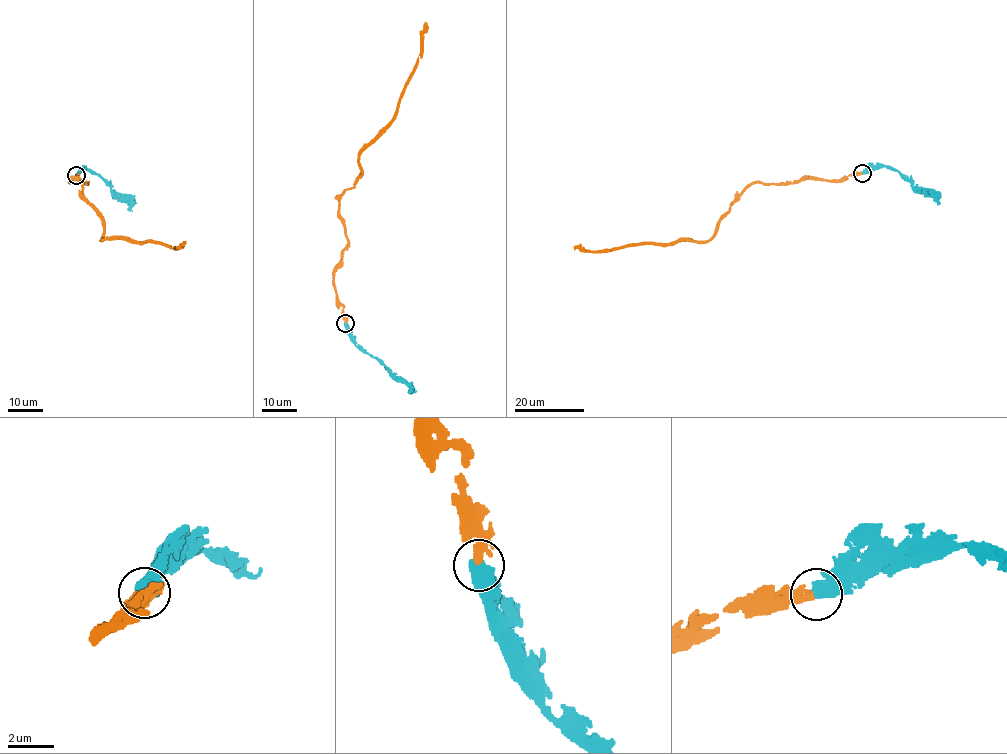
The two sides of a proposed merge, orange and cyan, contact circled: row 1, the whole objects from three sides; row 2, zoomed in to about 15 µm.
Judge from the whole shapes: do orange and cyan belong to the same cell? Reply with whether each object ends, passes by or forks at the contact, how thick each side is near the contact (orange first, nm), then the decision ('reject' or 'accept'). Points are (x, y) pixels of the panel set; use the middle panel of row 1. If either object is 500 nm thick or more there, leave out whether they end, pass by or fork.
calibres 440 and 650 nm; accept

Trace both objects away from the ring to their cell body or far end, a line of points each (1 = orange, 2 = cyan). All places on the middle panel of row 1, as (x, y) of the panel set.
1: (345, 323), (333, 281), (348, 242), (340, 195), (360, 177), (359, 153), (394, 118), (420, 51), (425, 21)
2: (345, 323), (349, 334), (356, 342), (413, 389)

